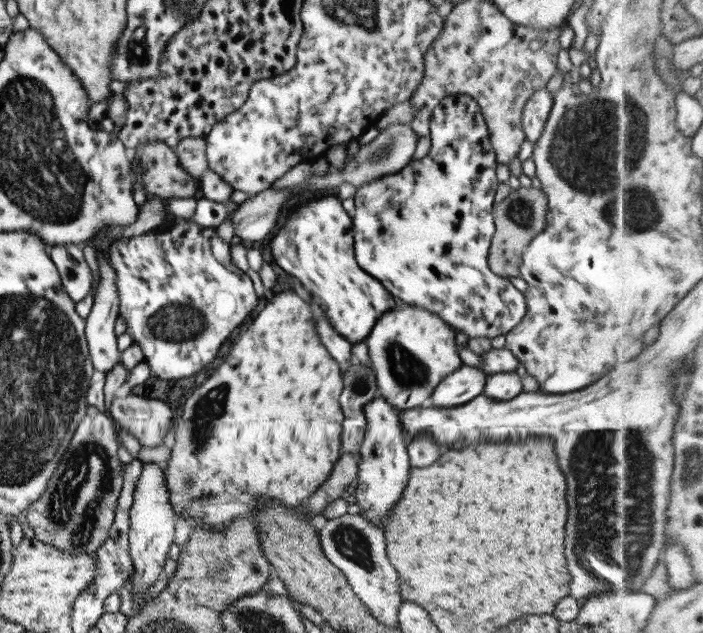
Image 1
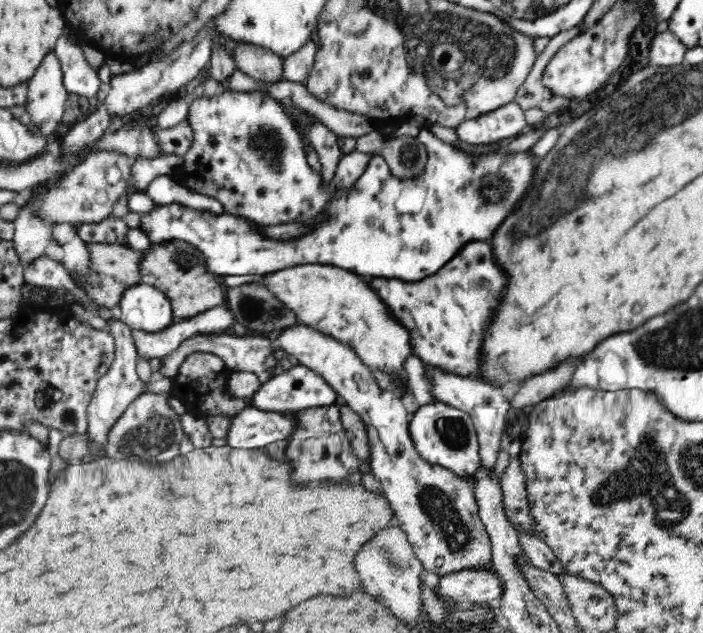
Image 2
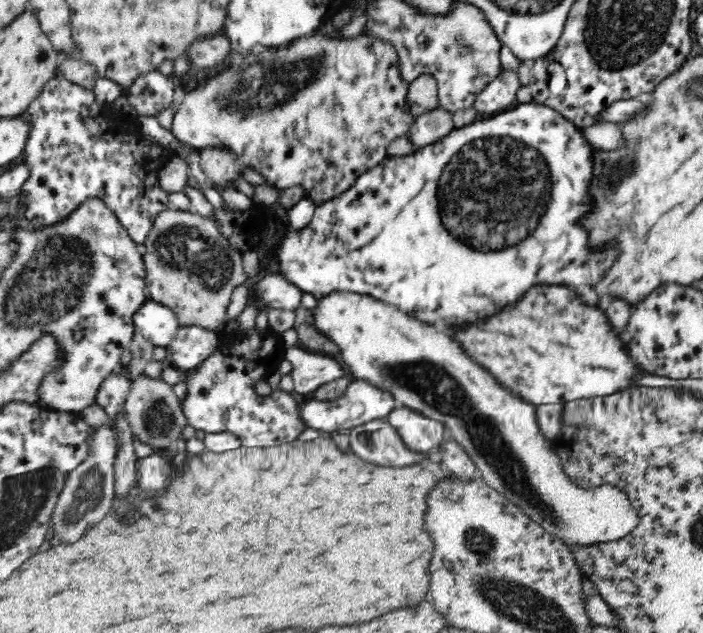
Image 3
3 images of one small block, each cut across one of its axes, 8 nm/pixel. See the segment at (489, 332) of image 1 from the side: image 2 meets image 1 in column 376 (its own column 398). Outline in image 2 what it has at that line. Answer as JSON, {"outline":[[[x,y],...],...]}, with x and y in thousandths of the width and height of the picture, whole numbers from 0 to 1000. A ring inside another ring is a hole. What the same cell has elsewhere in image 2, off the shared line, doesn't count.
{"outline":[[[610,207],[599,216],[607,232],[609,248],[606,264],[595,278],[566,281],[558,275],[543,246],[531,246],[525,262],[501,294],[478,297],[464,329],[434,354],[440,367],[427,374],[410,379],[378,374],[373,357],[346,341],[333,341],[324,335],[302,338],[252,319],[223,324],[202,340],[201,357],[211,368],[216,387],[236,379],[260,379],[273,385],[292,404],[296,427],[313,438],[349,433],[378,436],[405,423],[455,417],[478,420],[523,442],[532,436],[590,447],[623,430],[661,385],[671,381],[697,382],[697,376],[706,371],[706,360],[728,338],[725,329],[734,329],[737,316],[754,297],[762,269],[762,250],[757,246],[757,237],[728,242],[720,235],[703,235],[698,243],[671,248],[660,234],[654,235],[650,226],[634,226]]]}

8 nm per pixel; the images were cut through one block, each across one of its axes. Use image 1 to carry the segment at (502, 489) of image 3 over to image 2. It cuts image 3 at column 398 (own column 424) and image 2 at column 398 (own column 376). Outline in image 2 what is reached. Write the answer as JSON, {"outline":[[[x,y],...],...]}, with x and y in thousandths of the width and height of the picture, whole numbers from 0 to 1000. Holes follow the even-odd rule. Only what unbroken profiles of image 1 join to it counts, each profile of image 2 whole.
{"outline":[[[437,417],[380,433],[373,449],[421,494],[427,512],[495,545],[528,588],[541,586],[555,592],[558,602],[566,605],[565,613],[570,616],[570,626],[586,621],[580,592],[575,583],[576,569],[583,561],[592,561],[585,545],[583,523],[562,504],[556,490],[528,453],[523,441],[472,419]]]}

